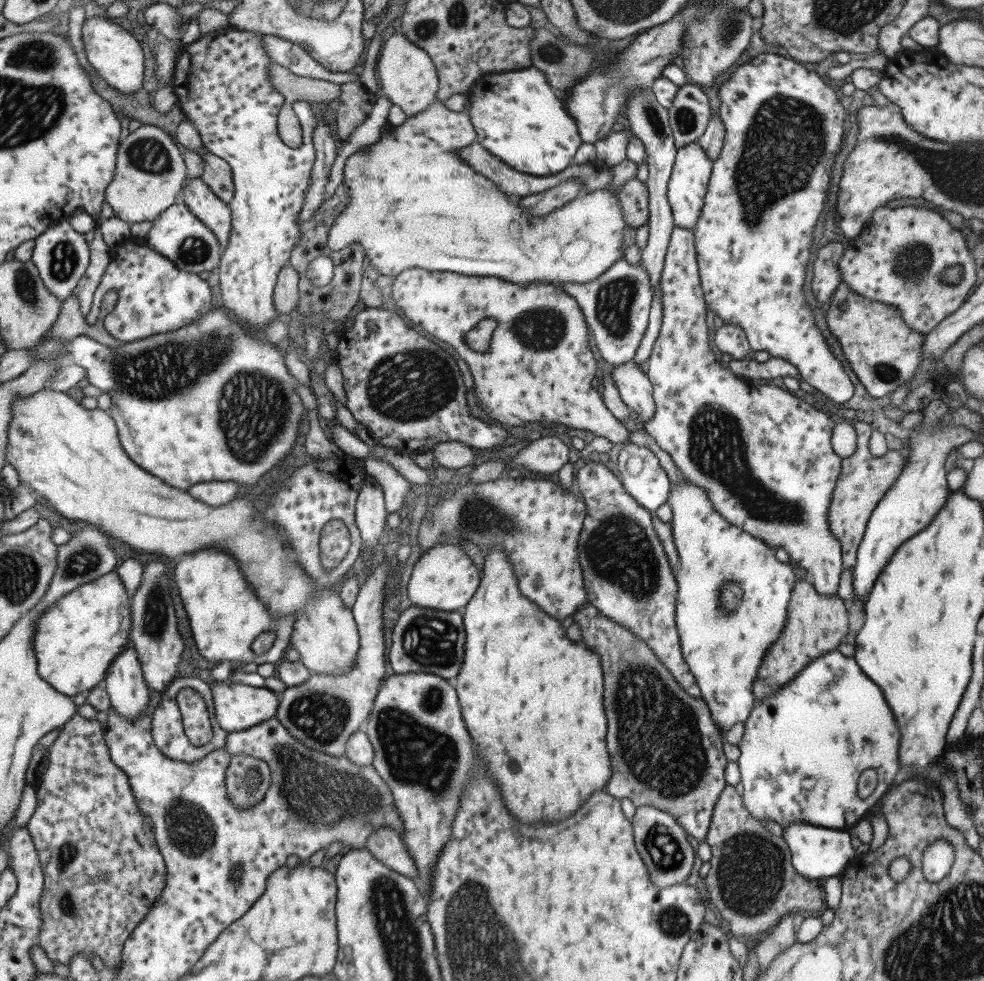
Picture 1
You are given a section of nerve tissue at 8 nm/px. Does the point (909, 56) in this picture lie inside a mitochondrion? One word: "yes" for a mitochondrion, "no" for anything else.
no

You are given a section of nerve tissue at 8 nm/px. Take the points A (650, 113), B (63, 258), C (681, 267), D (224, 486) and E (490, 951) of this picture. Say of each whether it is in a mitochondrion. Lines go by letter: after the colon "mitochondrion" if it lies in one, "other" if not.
A: mitochondrion
B: mitochondrion
C: other
D: other
E: mitochondrion

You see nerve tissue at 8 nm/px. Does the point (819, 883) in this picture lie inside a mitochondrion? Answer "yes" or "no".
no

